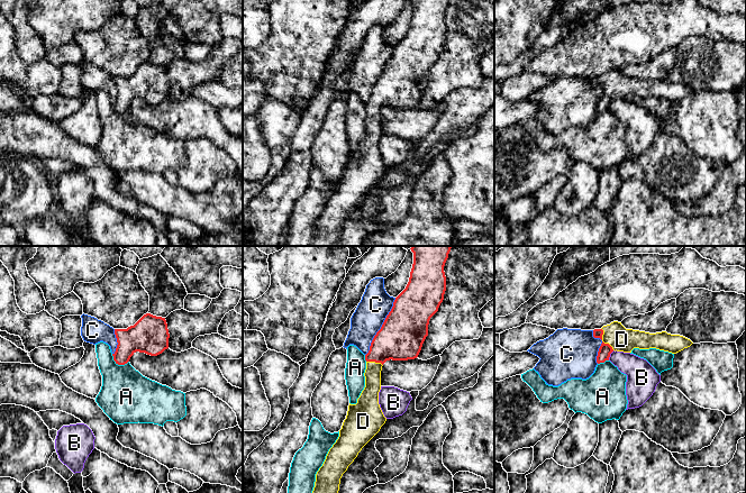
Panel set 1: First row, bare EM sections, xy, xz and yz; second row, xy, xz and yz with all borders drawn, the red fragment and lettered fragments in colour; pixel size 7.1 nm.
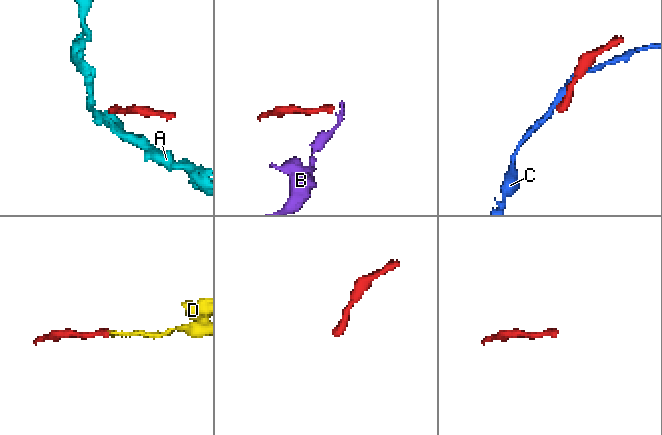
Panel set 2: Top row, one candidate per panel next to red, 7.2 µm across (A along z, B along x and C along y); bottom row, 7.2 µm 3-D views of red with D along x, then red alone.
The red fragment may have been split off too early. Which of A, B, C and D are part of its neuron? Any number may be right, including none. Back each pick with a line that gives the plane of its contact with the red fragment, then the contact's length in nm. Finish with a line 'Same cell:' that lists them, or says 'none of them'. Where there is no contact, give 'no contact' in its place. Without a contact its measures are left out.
D: meets red in yz; contact 180 nm long
Same cell: D

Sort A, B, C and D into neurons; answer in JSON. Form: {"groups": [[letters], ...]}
{"groups": [["A"], ["B"], ["C"], ["D"]]}

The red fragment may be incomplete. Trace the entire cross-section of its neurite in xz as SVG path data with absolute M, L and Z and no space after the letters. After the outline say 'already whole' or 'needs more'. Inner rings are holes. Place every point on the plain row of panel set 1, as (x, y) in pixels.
M412 0L413 12L406 37L395 46L381 77L374 84L365 103L365 136L356 153L348 154L346 167L339 179L339 185L329 198L322 214L316 222L315 236L310 246L336 246L340 227L357 206L362 197L380 180L385 172L379 153L381 119L386 109L408 109L418 106L428 84L430 66L438 60L446 39L445 11L449 0Z | needs more

